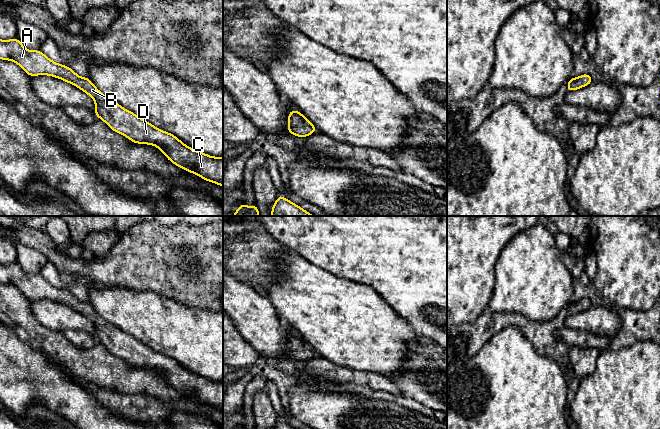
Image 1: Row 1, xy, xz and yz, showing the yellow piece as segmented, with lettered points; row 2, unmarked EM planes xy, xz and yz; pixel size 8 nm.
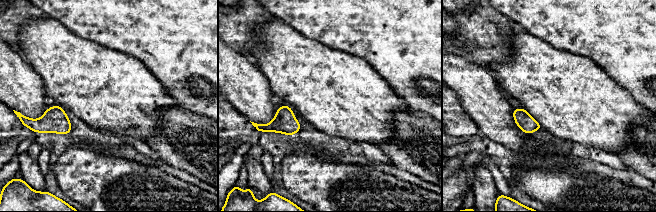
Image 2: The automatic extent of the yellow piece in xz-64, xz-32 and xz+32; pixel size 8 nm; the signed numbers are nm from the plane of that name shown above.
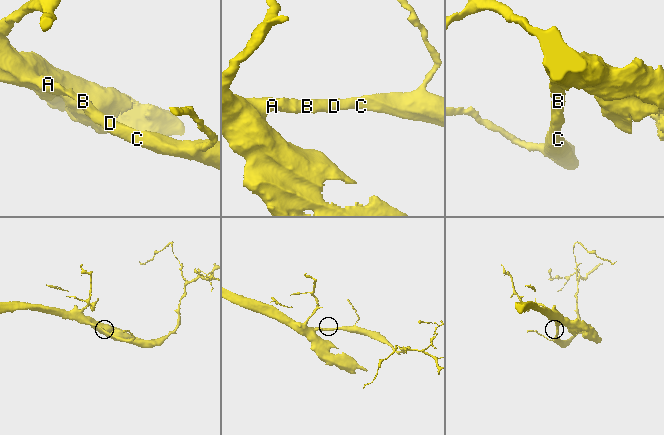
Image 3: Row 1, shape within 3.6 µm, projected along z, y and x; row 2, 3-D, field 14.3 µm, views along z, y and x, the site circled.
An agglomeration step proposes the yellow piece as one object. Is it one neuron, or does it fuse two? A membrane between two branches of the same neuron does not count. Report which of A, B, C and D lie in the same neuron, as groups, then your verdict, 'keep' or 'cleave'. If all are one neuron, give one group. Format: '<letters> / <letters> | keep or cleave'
A B C D | keep

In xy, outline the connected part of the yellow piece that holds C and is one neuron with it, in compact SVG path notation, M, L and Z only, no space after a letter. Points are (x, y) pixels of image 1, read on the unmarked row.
M18 262L0 264L0 283L17 287L28 299L50 299L75 309L95 324L96 341L102 343L113 355L126 360L129 364L138 368L150 368L160 373L172 387L185 393L202 403L223 410L223 381L212 381L205 377L193 374L181 366L175 359L154 351L149 346L126 334L118 327L101 317L89 302L79 301L71 292L56 288L40 274L30 275L24 272Z

